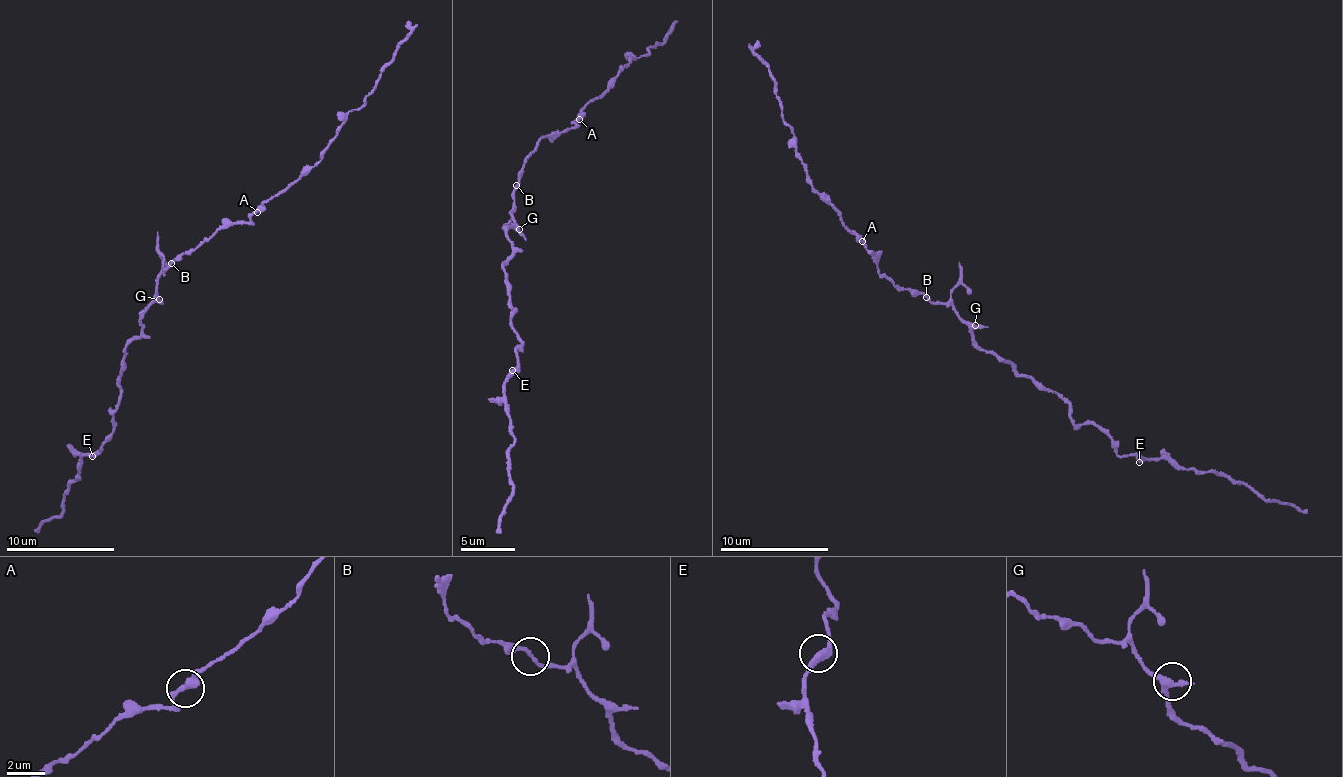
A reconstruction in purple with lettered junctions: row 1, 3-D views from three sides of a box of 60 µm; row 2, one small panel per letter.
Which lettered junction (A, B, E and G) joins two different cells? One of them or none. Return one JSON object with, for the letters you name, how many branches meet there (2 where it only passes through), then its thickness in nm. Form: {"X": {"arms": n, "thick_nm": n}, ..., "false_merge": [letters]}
{"false_merge": []}

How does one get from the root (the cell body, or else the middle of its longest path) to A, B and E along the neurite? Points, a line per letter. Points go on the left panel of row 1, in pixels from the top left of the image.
A: (156, 291), (157, 279), (181, 253), (195, 250), (223, 227), (249, 223), (256, 211)
B: (156, 291), (157, 279), (172, 262)
E: (156, 291), (154, 300), (142, 313), (139, 337), (123, 353), (120, 405), (108, 411), (112, 437), (92, 456)

